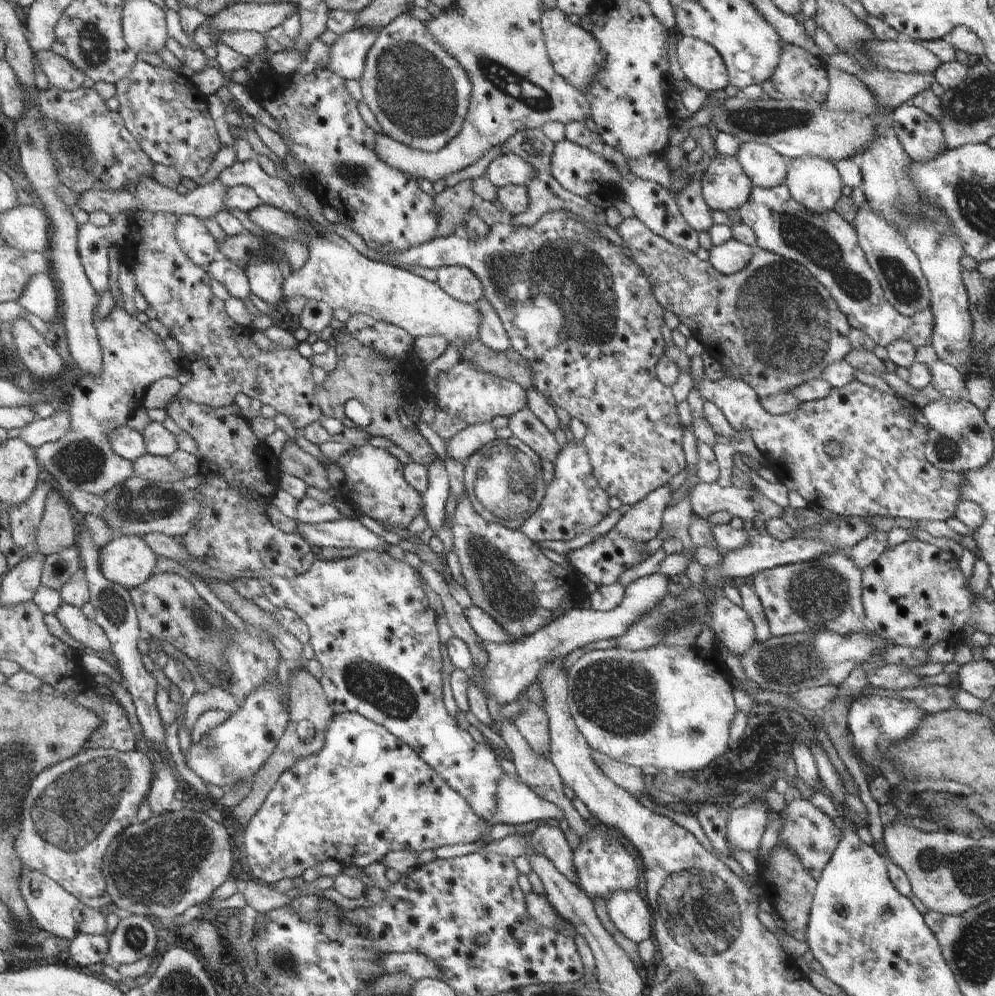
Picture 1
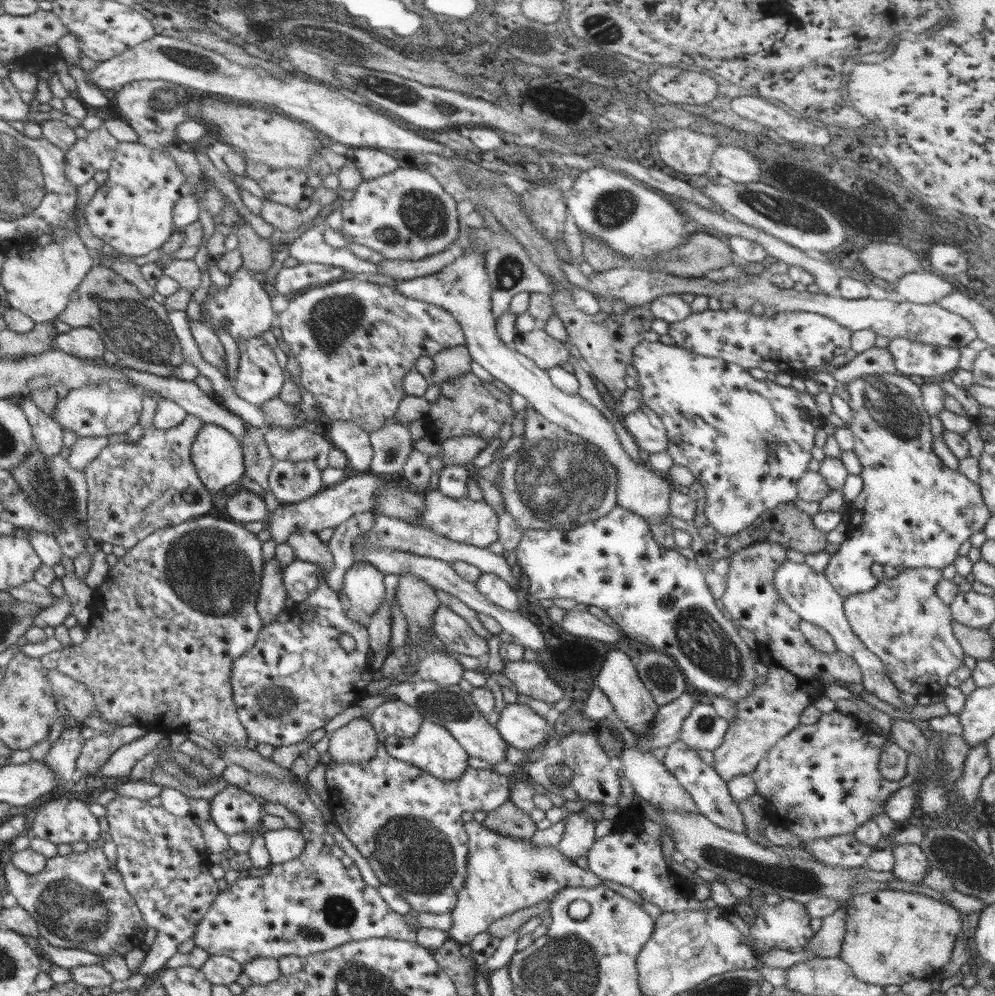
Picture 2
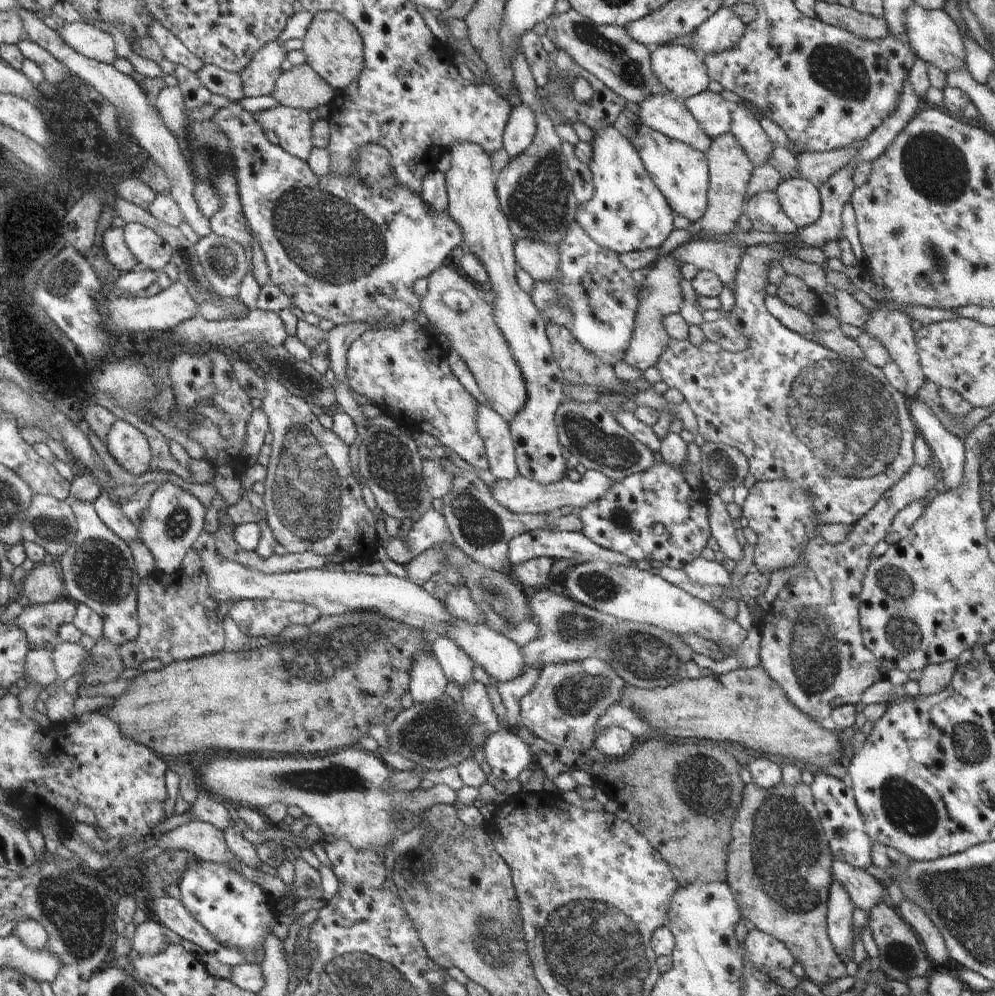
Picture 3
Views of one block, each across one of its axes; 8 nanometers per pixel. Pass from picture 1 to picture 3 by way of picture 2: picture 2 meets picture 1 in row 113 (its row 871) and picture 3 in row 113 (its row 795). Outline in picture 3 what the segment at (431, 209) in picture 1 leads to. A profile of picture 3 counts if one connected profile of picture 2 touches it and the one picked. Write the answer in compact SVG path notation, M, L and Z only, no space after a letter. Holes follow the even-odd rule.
M276 107L252 113L255 122L264 130L274 132L287 154L306 161L312 151L311 127L308 112L291 107Z

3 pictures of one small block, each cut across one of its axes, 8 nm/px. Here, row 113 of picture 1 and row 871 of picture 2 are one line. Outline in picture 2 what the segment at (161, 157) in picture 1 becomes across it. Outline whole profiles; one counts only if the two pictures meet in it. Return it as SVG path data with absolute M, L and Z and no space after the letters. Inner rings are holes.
M117 795L116 799L105 807L107 810L105 817L109 823L108 832L118 851L115 866L122 874L124 886L140 909L144 922L147 926L157 928L152 945L144 947L146 955L136 972L136 974L142 974L151 979L162 970L166 961L178 952L179 944L194 936L195 928L210 909L216 895L220 893L220 888L218 888L217 880L210 874L212 863L209 860L210 853L204 845L202 830L196 826L192 816L174 816L161 806L155 807L148 801L121 795Z

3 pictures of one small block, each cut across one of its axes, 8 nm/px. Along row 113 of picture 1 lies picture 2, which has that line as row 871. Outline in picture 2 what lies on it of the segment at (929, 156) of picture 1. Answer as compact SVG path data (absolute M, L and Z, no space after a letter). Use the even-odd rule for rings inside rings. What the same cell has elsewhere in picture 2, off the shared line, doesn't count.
M897 844L890 850L896 861L892 871L898 880L912 884L924 882L924 873L930 864L918 845Z

